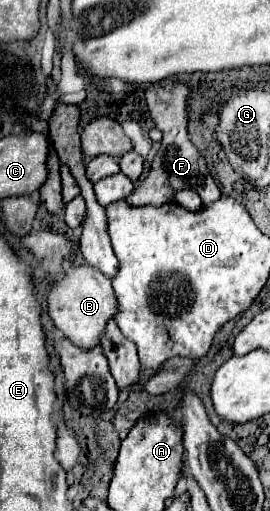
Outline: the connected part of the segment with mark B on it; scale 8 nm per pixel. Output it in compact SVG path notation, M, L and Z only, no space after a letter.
M65 266L65 276L55 282L53 290L49 292L49 316L53 318L55 326L83 350L95 348L101 344L101 336L107 330L107 322L115 318L119 312L117 298L111 288L111 280L103 276L99 270L91 266Z

